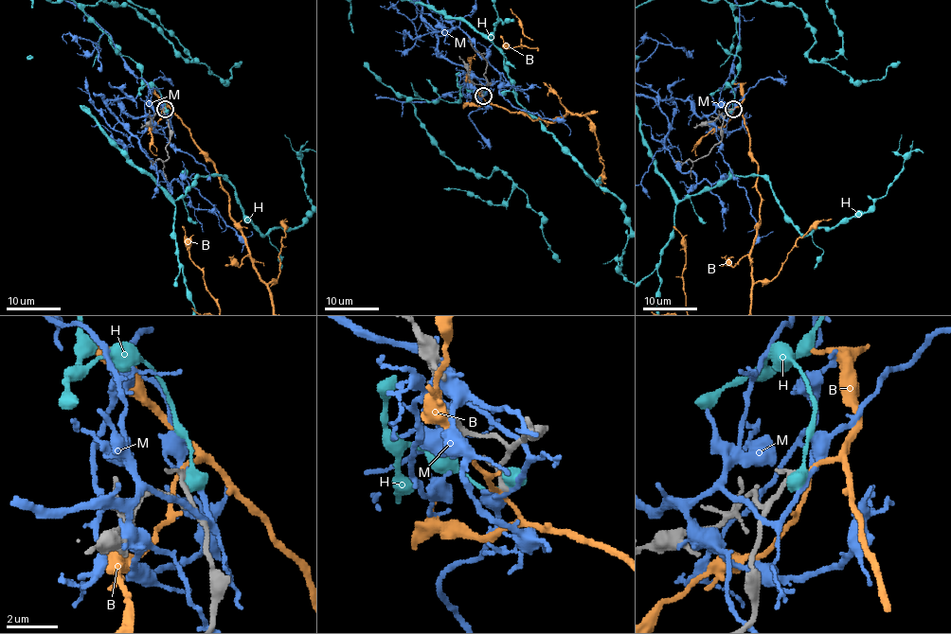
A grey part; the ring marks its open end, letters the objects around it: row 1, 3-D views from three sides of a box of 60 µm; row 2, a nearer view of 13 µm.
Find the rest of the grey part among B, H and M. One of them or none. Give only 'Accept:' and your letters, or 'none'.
Accept: none

